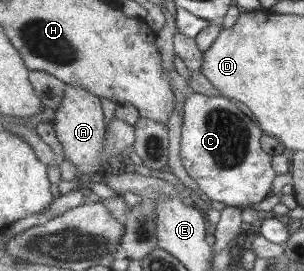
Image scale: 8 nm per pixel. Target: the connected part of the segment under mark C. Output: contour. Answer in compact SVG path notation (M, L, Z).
M192 92L184 108L180 159L188 175L211 200L238 208L241 205L257 205L268 198L273 181L278 175L273 167L273 155L263 149L264 135L265 131L261 126L245 115L233 101L229 101L229 97L207 96Z

